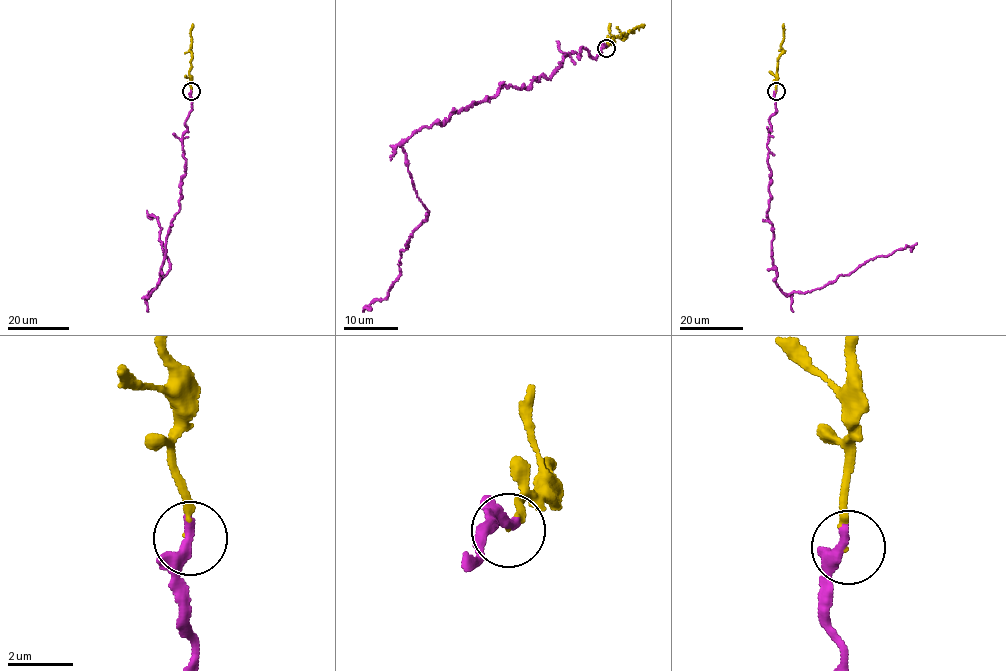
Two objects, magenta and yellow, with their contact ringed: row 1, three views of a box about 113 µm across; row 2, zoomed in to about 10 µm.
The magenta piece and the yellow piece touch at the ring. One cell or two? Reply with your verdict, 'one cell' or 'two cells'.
one cell

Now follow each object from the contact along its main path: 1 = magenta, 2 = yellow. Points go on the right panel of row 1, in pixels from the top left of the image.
1: (776, 91), (766, 212), (782, 292), (819, 289), (866, 261), (911, 249)
2: (776, 91), (783, 23)

